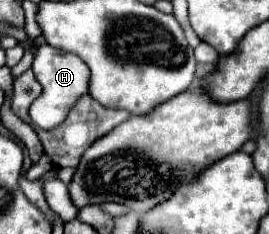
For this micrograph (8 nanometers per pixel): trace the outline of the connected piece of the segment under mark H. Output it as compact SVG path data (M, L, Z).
M39 44L35 48L35 54L33 54L33 64L31 64L31 70L35 74L35 78L39 80L39 84L43 86L43 92L41 96L31 104L29 108L29 116L31 120L43 128L43 130L51 130L55 126L59 126L67 114L71 112L71 106L75 106L75 102L89 94L89 70L87 70L87 64L77 56L77 54L71 54L71 52L63 52L59 48L53 48L49 44Z

